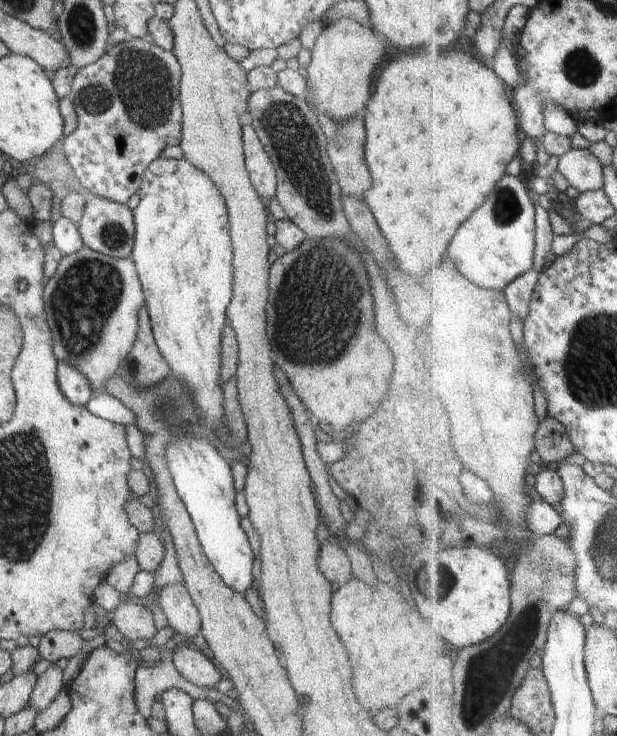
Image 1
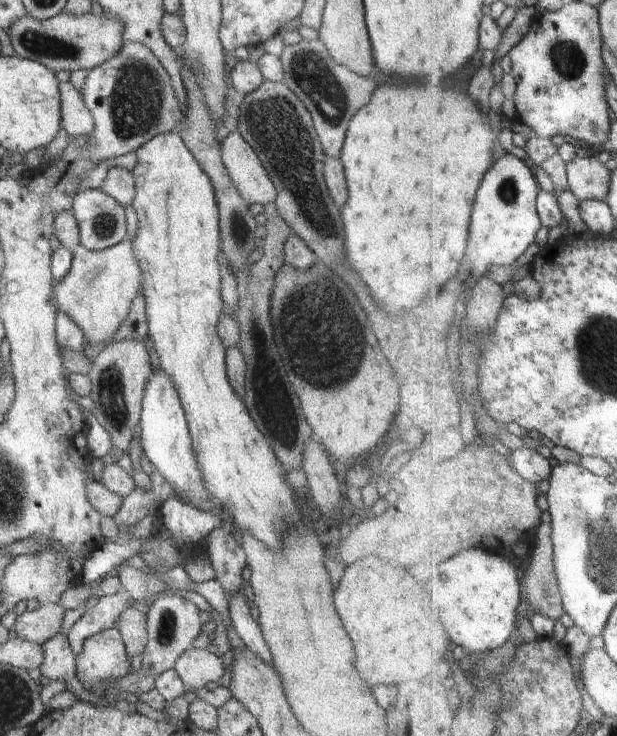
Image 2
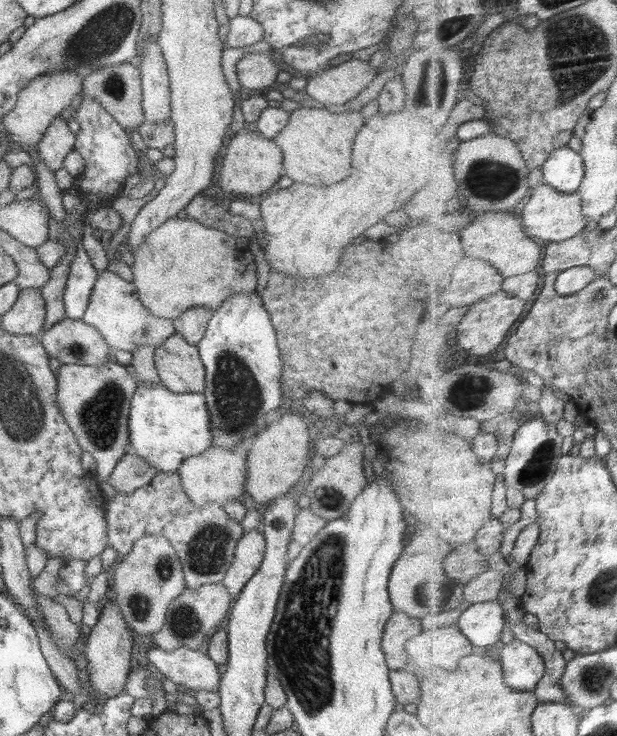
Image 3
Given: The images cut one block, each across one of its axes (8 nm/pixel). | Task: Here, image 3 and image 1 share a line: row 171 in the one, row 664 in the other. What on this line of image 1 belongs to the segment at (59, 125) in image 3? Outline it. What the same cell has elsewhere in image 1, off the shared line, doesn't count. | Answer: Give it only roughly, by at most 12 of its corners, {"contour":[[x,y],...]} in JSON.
{"contour":[[52,663],[38,675],[28,706],[40,714],[66,687]]}

